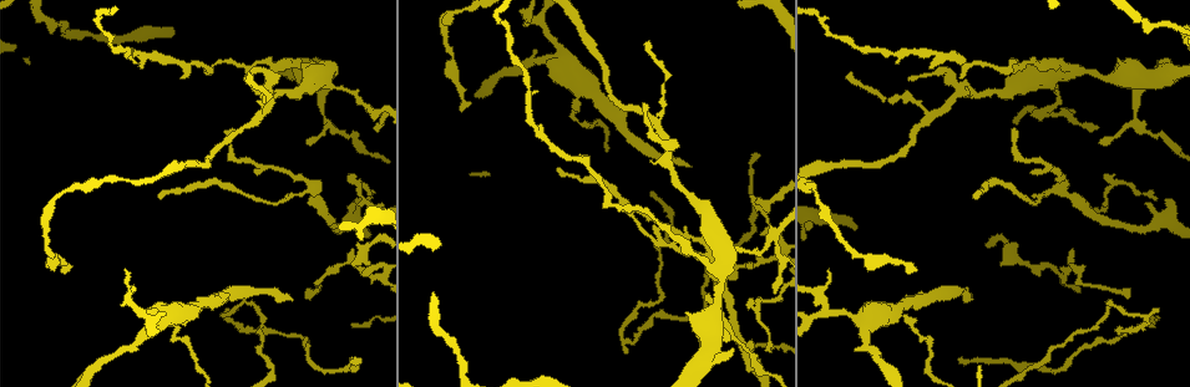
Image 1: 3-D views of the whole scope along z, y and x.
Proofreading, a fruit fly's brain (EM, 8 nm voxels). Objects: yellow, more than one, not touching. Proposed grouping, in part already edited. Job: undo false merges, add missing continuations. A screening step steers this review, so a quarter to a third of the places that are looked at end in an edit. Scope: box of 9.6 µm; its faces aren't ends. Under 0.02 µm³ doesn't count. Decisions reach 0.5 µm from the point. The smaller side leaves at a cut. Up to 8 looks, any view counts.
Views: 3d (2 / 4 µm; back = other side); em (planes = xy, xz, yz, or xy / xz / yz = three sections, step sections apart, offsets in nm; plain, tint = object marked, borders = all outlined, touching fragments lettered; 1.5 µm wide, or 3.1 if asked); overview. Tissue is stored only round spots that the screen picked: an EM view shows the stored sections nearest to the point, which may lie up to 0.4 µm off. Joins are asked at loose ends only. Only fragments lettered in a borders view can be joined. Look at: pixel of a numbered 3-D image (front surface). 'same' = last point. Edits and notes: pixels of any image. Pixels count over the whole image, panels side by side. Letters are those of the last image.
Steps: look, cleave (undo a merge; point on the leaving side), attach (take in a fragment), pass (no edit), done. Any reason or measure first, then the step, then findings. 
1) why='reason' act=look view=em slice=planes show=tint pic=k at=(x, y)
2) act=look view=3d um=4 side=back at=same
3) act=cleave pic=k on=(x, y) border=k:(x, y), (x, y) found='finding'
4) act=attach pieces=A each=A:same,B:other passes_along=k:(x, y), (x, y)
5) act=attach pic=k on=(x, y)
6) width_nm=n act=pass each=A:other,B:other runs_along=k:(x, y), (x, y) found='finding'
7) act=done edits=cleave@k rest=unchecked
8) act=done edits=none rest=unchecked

why='tapers out' act=look view=em slice=xz step=8 show=tint pic=1 at=(1096, 129)

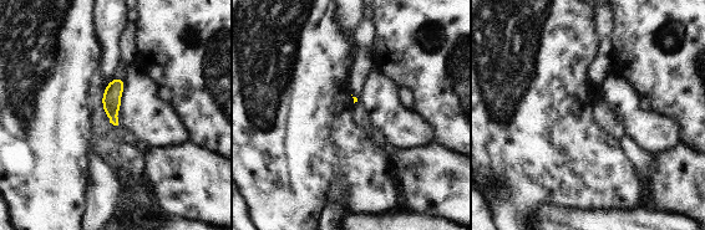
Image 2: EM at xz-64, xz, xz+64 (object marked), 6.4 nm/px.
act=look view=em slice=planes show=borders at=same

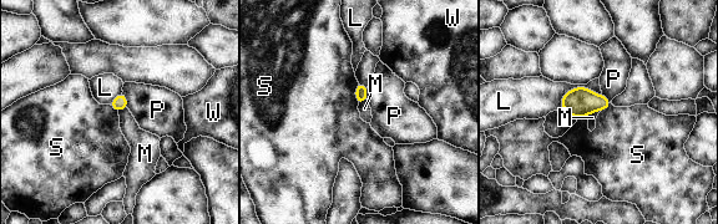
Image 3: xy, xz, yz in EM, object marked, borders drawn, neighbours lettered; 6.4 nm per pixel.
longest_contact=L:280nm act=pass each=L:other,M:other,P:other,S:other,W:other border=3:(358, 82), (355, 86), (357, 105) found='no lettered fragment goes on from it'

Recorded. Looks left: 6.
why='sharp bend' act=look view=3d um=2 pic=1 at=(1071, 262)

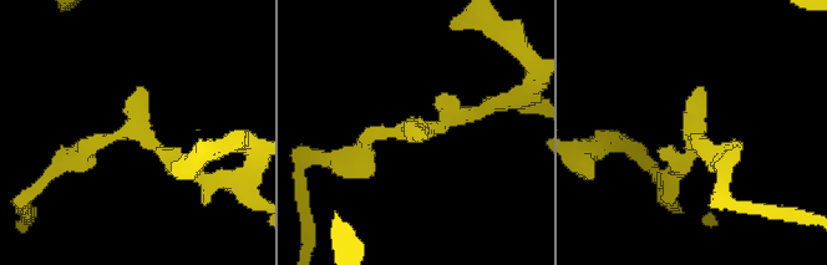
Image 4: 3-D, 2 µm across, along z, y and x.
act=look view=em slice=planes show=tint pic=4 at=(133, 128)

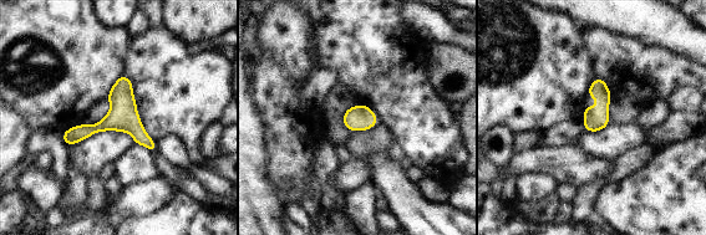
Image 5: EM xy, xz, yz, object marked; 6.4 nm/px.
act=look view=em slice=planes show=borders at=same

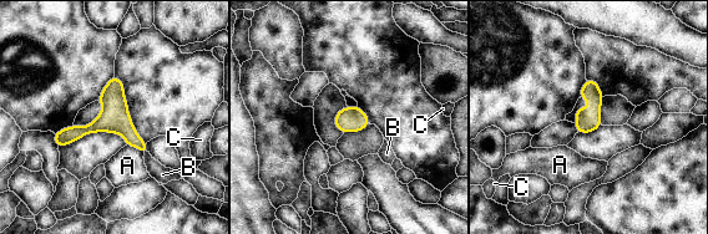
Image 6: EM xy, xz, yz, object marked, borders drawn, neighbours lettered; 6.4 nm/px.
act=pass each=A:other,B:other,C:other border=6:(148, 151), (143, 156) found='continuous, no second cell'

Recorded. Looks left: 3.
why='two arms at a narrow angle' act=look view=3d um=2 pic=1 at=(541, 21)

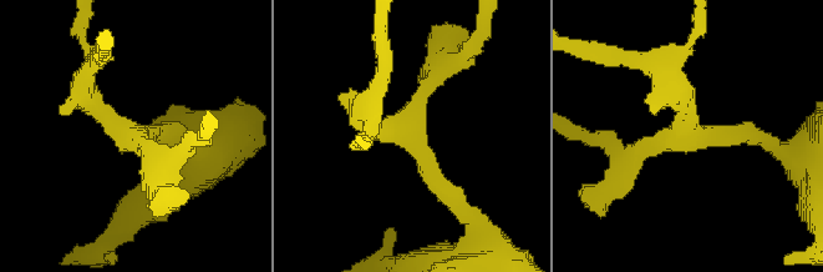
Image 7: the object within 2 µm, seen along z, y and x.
why='shape alone is not enough' act=look view=em slice=planes show=borders pic=7 at=(129, 134)

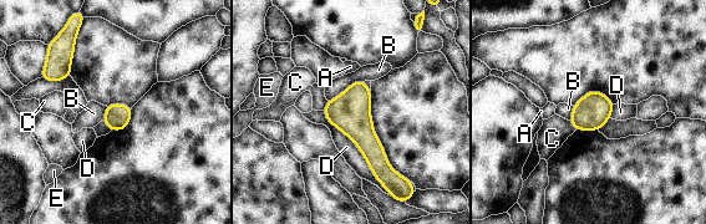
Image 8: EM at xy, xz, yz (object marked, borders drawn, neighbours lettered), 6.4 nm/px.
act=pass each=A:other,B:other,C:other,D:other,E:other border=8:(321, 111), (356, 146), (386, 189) found='continuous, no second cell'

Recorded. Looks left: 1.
act=done edits=none rest=unchecked

